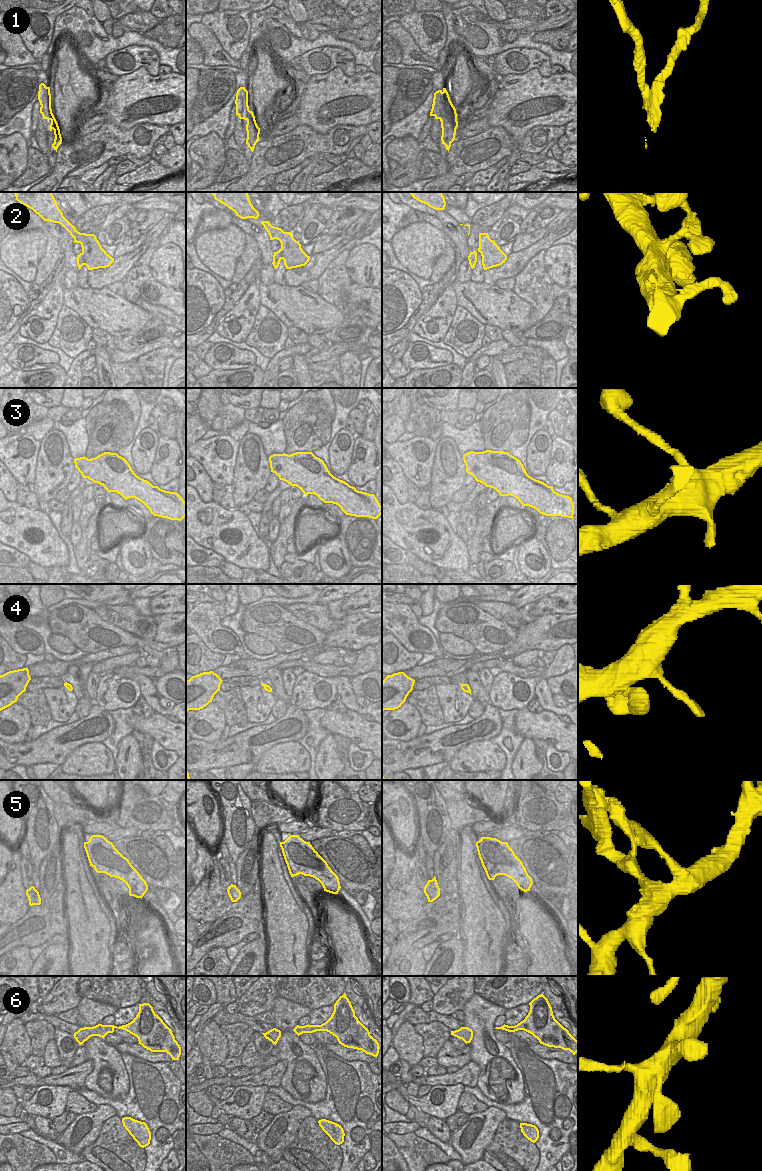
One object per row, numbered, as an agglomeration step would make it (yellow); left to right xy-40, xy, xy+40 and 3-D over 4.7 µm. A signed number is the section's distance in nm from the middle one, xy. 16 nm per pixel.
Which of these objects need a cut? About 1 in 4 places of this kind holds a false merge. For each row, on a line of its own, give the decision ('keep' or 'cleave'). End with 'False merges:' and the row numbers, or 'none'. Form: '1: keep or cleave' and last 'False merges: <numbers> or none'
1: cleave
2: keep
3: keep
4: keep
5: cleave
6: keep
False merges: 1, 5

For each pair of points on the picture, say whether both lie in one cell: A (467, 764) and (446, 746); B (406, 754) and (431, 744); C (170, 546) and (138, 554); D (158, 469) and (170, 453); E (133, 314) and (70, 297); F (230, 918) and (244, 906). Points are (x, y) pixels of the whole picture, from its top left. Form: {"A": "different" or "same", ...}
{"A": "different", "B": "same", "C": "different", "D": "same", "E": "same", "F": "same"}

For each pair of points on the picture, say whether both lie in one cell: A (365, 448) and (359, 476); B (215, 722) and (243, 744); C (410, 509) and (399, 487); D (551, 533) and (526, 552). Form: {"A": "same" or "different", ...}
{"A": "same", "B": "different", "C": "different", "D": "different"}

